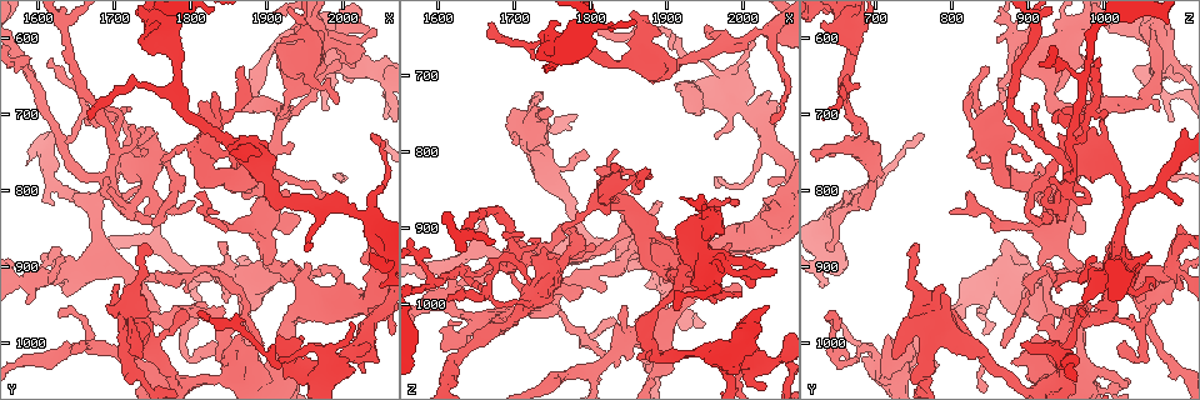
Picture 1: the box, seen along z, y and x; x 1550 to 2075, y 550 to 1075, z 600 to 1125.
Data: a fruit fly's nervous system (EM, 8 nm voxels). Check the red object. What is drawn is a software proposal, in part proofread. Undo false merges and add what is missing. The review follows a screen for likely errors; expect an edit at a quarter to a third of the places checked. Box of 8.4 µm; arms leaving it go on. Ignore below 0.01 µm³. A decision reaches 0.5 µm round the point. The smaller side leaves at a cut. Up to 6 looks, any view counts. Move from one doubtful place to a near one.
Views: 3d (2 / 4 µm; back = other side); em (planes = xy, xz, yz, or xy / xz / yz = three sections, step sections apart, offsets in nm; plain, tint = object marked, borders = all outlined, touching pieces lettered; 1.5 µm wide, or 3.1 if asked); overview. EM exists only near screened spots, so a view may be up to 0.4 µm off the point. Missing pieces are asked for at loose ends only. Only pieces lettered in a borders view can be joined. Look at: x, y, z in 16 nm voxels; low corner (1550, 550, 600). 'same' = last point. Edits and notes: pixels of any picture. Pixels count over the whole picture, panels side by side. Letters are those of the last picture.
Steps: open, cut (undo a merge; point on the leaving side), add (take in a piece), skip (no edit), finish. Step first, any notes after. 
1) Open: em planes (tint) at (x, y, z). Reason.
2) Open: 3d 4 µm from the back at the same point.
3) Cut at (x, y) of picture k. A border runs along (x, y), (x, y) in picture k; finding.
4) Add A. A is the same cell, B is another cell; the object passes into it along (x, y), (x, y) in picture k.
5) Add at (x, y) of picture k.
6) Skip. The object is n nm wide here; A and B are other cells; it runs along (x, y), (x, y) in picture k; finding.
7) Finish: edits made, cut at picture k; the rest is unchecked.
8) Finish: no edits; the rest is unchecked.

Open: 3d 2 µm at (1930, 805, 900). Free end.

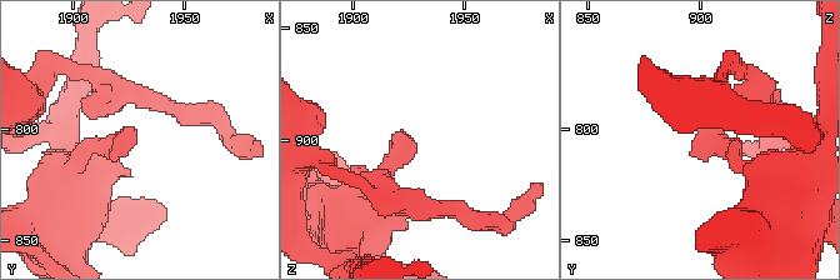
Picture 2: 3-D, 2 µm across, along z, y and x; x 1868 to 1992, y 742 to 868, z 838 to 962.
Open: em planes (borders) at (1928, 803, 903). The arms are 190, 440 nm wide.

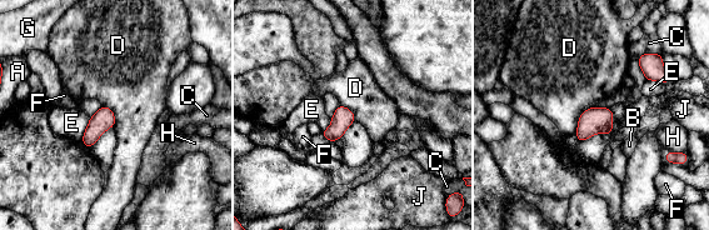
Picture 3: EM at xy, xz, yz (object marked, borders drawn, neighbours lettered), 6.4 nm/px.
Skip. A, B, C, D, E, F, G, H and J are other cells; a border runs along (580, 114), (577, 121), (577, 141) in picture 3; no lettered piece goes on from it.

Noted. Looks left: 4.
Open: 3d 4 µm at (1925, 905, 955).

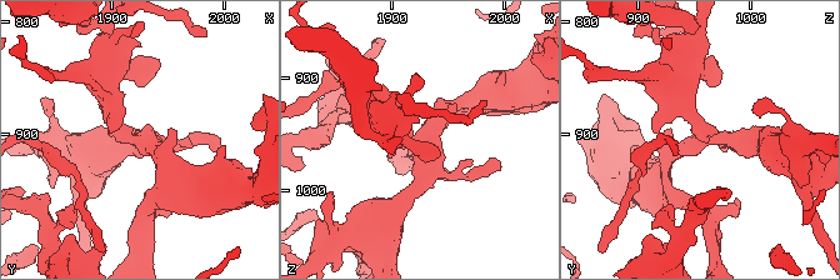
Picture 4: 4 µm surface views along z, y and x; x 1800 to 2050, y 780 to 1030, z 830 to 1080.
Open: em yz step 4 (borders) at (1926, 906, 956). 4 arms meet here.

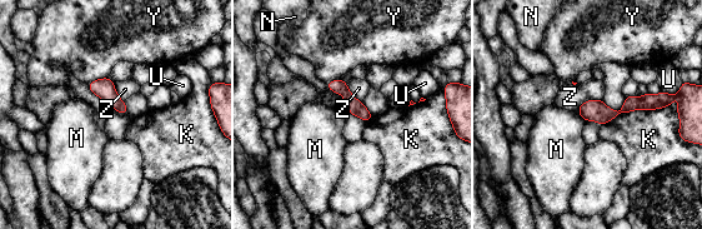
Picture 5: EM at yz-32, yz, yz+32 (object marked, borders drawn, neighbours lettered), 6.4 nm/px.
Skip. The longest contact is with K, 500 nm; K, M, N, U, Y and Z are other cells; it runs along (665, 100), (632, 103), (618, 113), (581, 110) in picture 5; all the same neuron.

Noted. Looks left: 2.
Open: em xz step 8 (borders) at (1820, 730, 850). A fork.

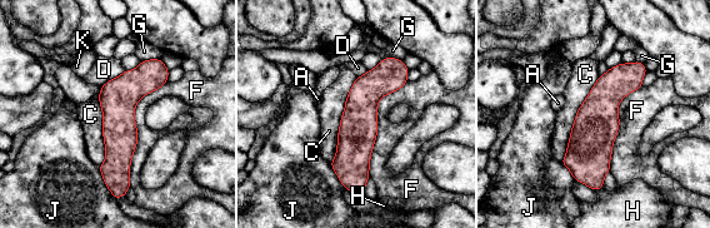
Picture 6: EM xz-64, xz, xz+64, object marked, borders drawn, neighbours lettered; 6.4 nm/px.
Skip. A, C, D, F, G, H, J and K are other cells; a border runs along (600, 75), (560, 160) in picture 6; all the same neuron.

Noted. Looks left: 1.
Finish: no edits; the rest is unchecked.

